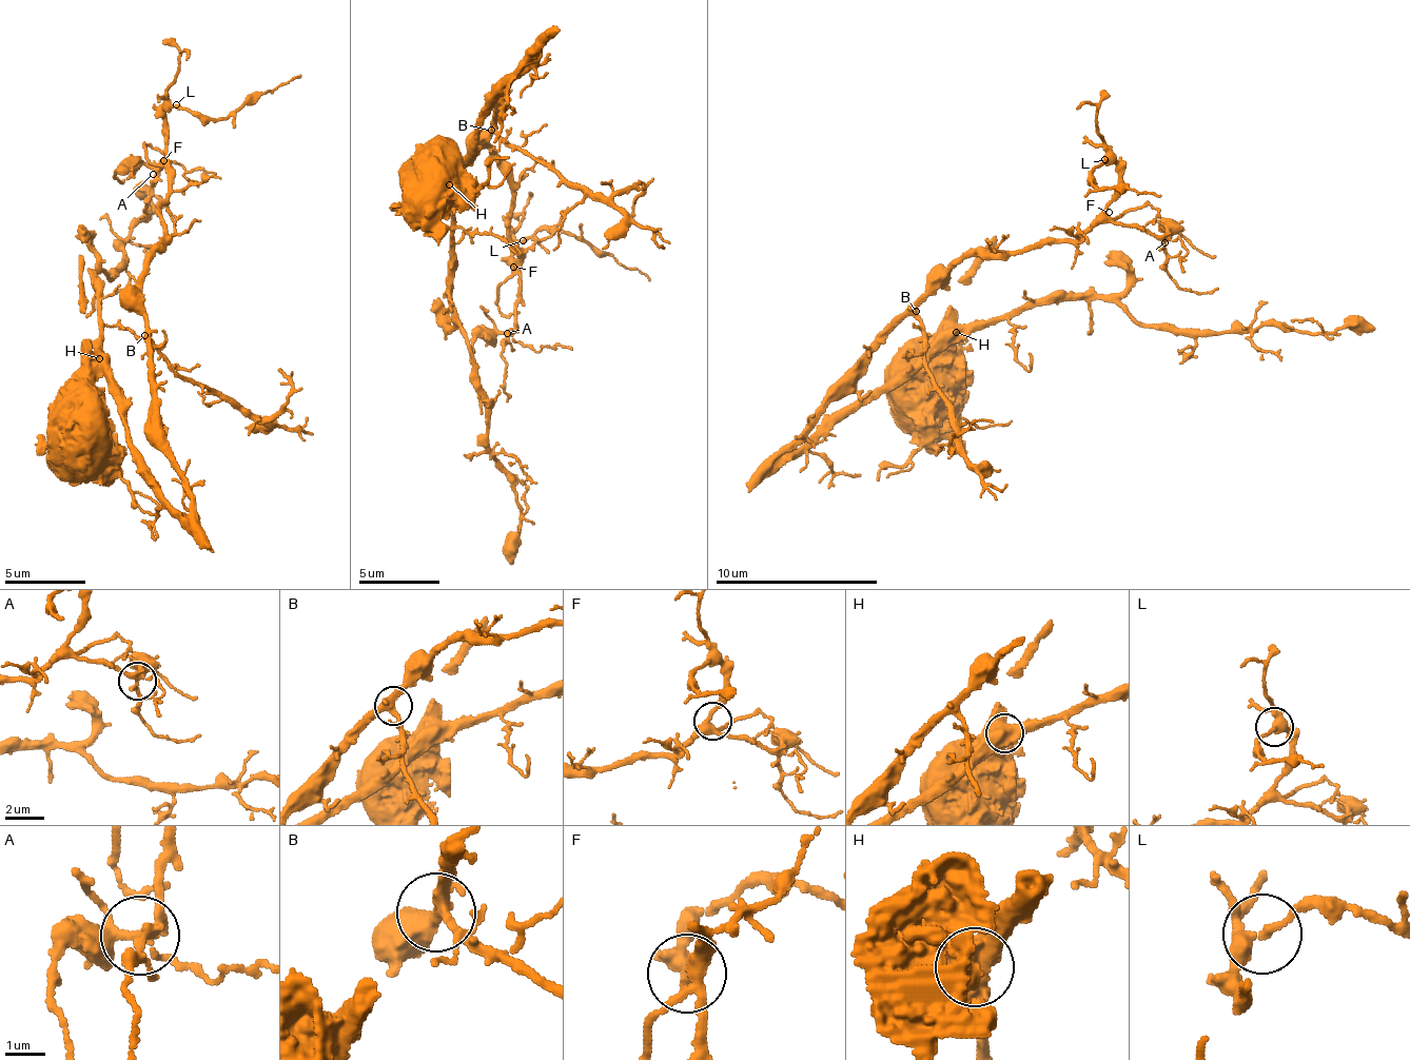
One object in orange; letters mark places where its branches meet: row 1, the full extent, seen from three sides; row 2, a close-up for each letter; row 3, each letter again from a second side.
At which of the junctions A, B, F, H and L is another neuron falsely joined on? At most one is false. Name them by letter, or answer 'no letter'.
H

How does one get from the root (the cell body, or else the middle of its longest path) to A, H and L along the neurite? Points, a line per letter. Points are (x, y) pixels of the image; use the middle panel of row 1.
A: (435, 194), (448, 198), (492, 86), (539, 48), (507, 83), (490, 136), (519, 253), (507, 333)
H: (435, 194), (448, 201), (445, 181), (448, 183)
L: (435, 194), (448, 198), (492, 86), (539, 48), (507, 83), (489, 151), (512, 191), (512, 263), (523, 240)

